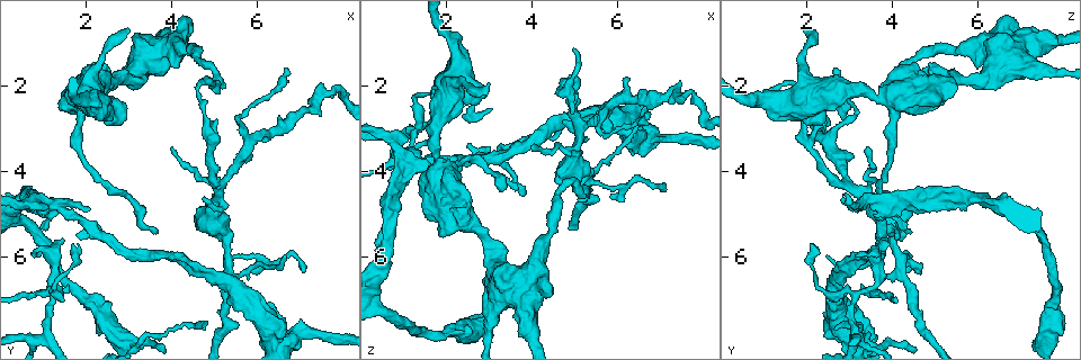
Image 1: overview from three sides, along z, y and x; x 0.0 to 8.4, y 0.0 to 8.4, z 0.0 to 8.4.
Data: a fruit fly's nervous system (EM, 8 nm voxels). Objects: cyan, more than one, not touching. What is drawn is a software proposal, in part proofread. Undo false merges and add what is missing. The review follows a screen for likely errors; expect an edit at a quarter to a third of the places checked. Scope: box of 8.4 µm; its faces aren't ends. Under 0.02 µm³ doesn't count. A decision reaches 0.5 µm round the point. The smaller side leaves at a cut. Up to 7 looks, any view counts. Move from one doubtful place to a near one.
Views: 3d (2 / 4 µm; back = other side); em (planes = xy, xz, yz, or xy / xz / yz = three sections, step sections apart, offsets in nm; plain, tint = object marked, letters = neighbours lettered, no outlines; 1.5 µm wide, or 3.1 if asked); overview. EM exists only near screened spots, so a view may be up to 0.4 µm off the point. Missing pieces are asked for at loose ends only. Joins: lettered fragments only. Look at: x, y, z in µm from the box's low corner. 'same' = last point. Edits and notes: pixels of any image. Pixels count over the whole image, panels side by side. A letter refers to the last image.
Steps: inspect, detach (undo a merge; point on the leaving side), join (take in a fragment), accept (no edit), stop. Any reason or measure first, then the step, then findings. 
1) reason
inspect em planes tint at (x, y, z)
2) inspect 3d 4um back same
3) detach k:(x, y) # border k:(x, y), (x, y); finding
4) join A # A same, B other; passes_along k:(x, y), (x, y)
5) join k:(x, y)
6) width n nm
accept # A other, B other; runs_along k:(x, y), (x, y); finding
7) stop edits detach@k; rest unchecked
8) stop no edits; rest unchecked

four-way junction
inspect em xy step 8 tint at (1.25, 6.75, 3.30)

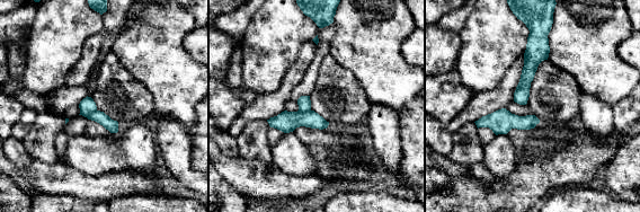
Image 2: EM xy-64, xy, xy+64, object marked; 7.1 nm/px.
inspect em planes tint same

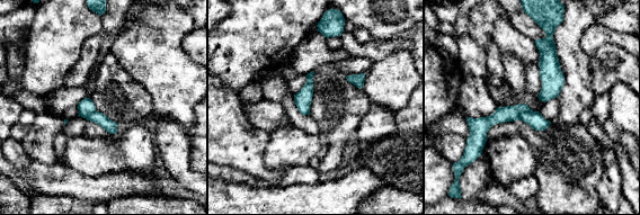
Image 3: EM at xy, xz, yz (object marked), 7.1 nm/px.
inspect em planes letters same

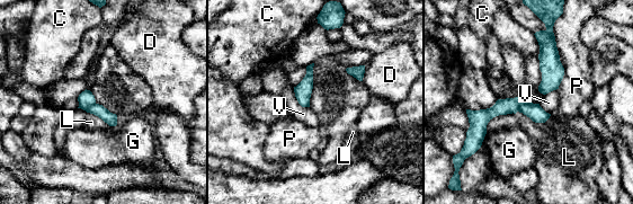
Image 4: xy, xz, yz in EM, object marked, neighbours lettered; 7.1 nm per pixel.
longest_contact P 320 nm
detach 4:(534, 112) # C other, D other, G other, L other, P other, V other; border 4:(532, 103), (526, 103), (516, 111); two neurons meet here

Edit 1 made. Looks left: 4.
sudden change in width
inspect em xy step 4 letters at (1.75, 2.25, 3.80)

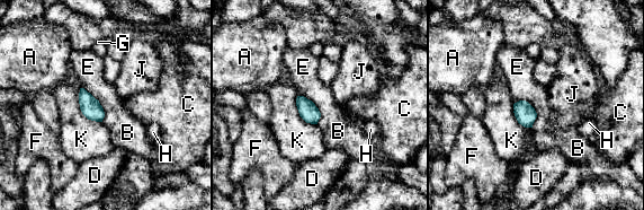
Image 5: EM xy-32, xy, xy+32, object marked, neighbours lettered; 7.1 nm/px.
accept # A other, B other, C other, D other, E other, F other, G other, H other, J other, K other; border 5:(81, 87), (98, 101); one neuron here

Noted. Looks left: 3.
tapers out
inspect 3d 2um at (5.20, 2.05, 4.65)

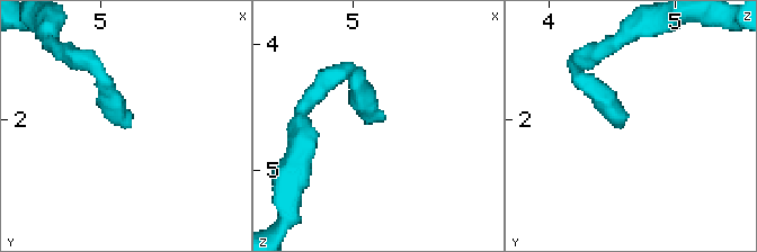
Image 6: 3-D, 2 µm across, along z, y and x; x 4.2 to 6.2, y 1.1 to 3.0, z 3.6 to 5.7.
inspect em yz step 4 letters at (5.22, 1.98, 4.62)

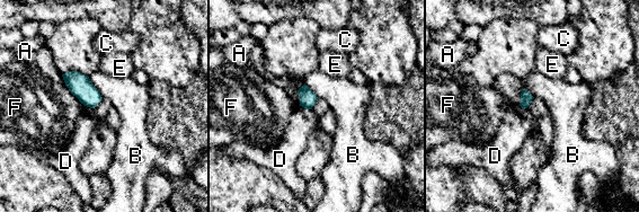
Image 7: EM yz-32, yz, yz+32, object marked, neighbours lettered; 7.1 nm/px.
accept # A other, B other, C other, D other, E other, F other; border 7:(88, 77), (101, 97); no lettered fragment goes on from it

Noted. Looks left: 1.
stop edits detach@4; rest unchecked

